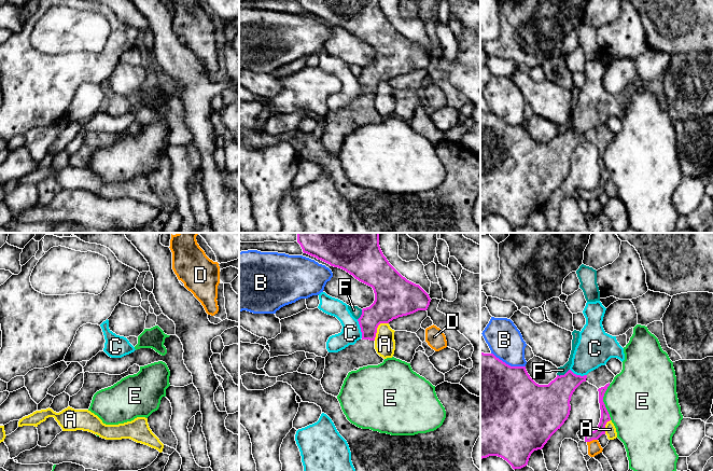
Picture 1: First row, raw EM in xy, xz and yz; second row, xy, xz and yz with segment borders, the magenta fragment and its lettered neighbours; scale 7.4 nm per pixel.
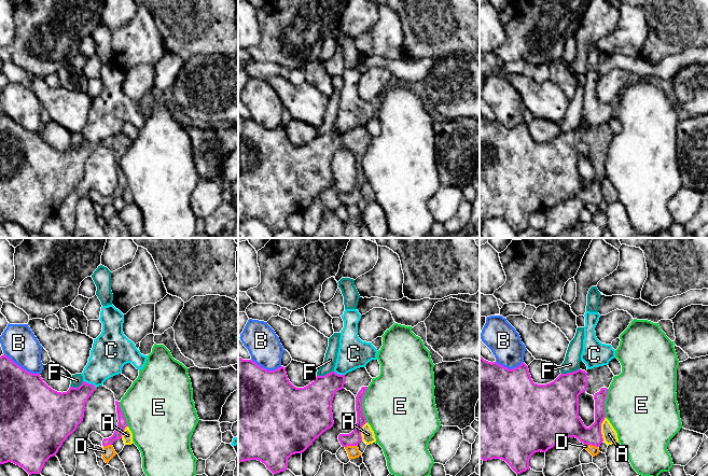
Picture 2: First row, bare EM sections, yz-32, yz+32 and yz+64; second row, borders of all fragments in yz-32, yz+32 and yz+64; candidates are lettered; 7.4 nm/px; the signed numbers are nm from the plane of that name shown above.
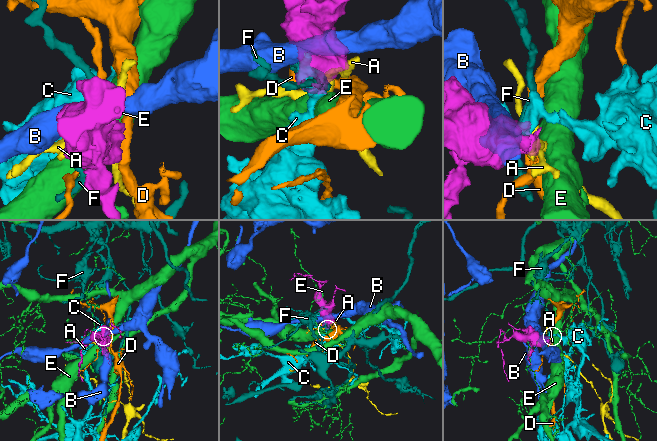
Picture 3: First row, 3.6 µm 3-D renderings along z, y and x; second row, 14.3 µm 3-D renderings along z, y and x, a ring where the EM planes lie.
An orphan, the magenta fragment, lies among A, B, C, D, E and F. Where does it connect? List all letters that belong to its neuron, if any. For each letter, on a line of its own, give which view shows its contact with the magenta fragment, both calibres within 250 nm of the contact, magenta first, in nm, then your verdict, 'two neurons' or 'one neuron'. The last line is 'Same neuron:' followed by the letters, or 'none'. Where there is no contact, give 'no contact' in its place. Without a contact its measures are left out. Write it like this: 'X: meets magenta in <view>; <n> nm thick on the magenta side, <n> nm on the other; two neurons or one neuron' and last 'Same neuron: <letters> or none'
A: meets magenta in xz; 280 nm thick on the magenta side, 160 nm on the other; two neurons
B: meets magenta in yz; 500 nm thick on the magenta side, 260 nm on the other; two neurons
C: meets magenta in xz; 200 nm thick on the magenta side, 150 nm on the other; two neurons
D: meets magenta in yz; 70 nm thick on the magenta side, 100 nm on the other; two neurons
E: meets magenta in yz; 70 nm thick on the magenta side, 460 nm on the other; two neurons
F: meets magenta in yz; 320 nm thick on the magenta side, 60 nm on the other; two neurons
Same neuron: none

